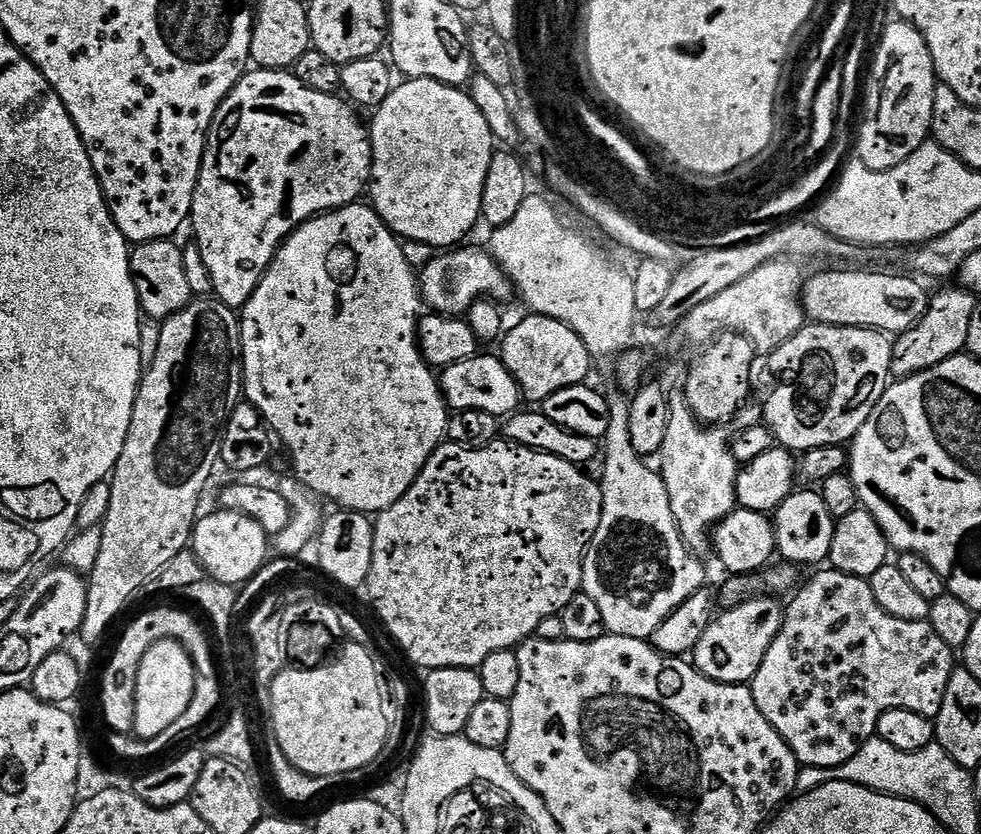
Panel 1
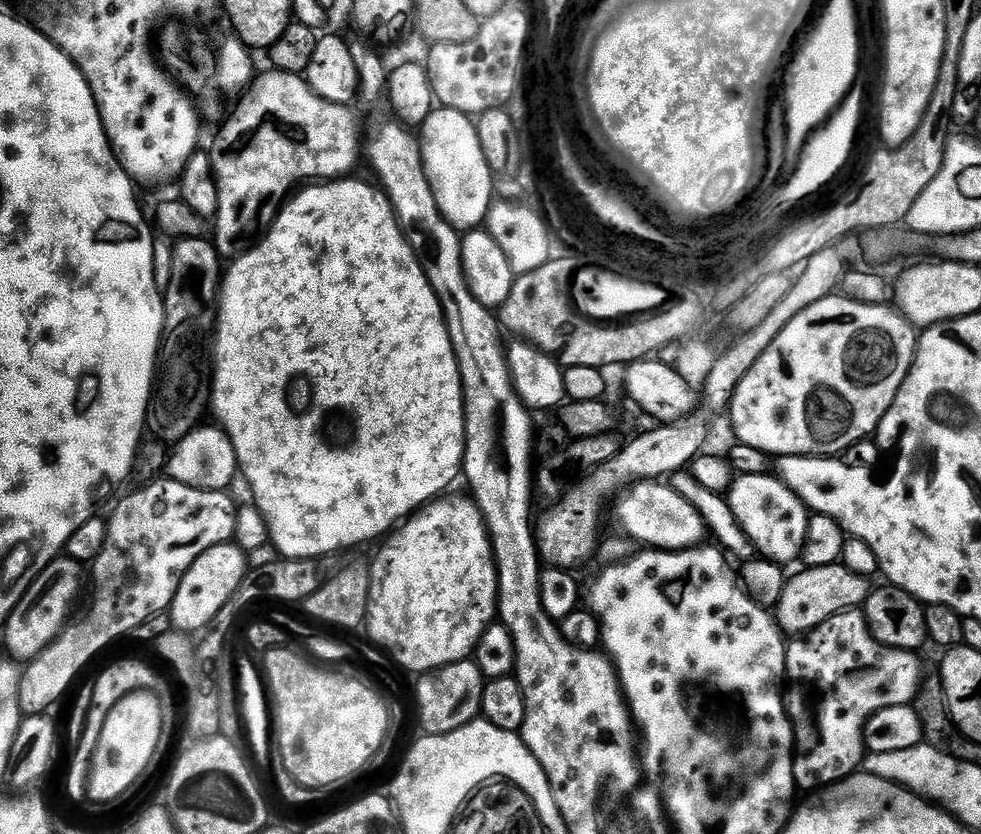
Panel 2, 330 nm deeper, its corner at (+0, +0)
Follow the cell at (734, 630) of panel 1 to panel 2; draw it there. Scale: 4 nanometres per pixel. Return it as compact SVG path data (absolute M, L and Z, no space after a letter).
M840 562L805 567L801 571L787 581L774 607L776 623L785 634L806 633L834 614L859 609L870 591L869 577L852 572Z

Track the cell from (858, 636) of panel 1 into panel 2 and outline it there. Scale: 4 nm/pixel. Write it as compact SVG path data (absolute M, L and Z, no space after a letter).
M860 610L839 612L808 632L789 639L784 654L786 707L792 721L794 741L794 778L797 789L815 793L853 775L866 755L863 742L864 723L869 716L886 706L911 705L922 683L920 660L915 651L888 648L872 637L864 613Z

